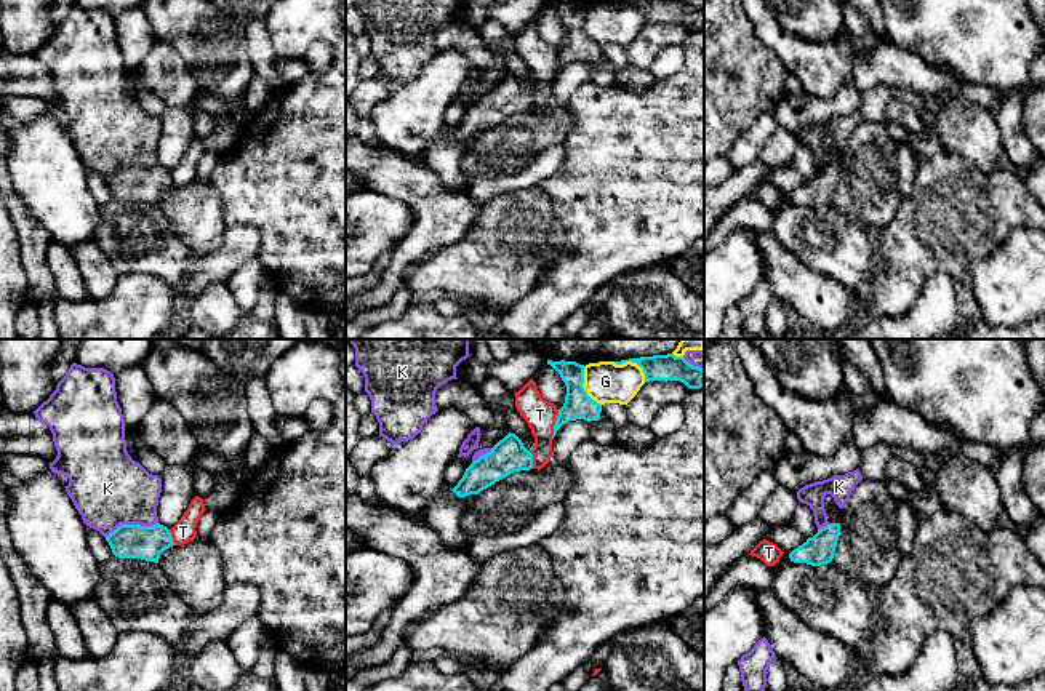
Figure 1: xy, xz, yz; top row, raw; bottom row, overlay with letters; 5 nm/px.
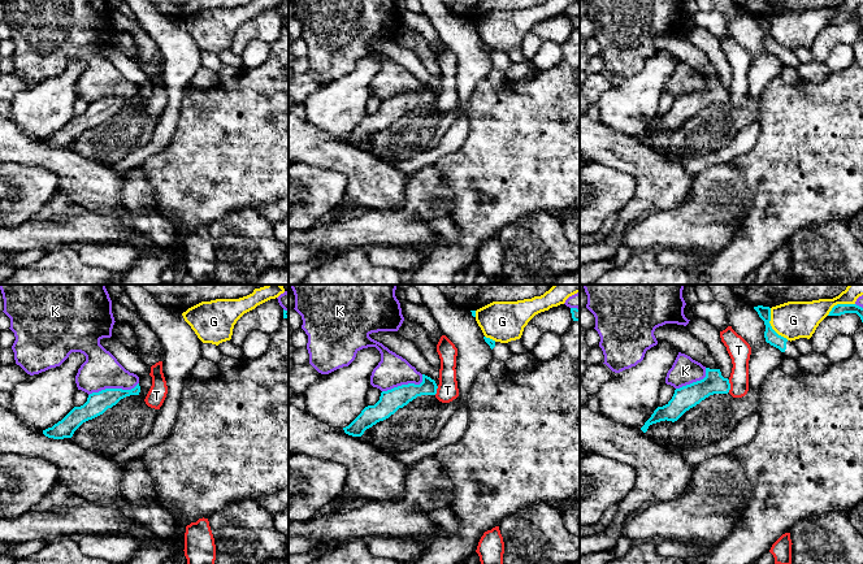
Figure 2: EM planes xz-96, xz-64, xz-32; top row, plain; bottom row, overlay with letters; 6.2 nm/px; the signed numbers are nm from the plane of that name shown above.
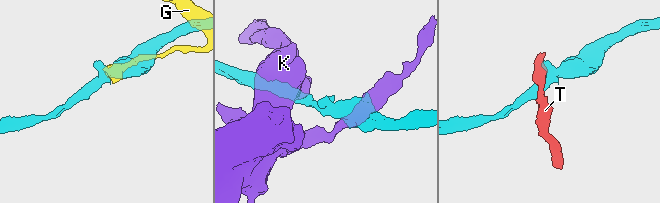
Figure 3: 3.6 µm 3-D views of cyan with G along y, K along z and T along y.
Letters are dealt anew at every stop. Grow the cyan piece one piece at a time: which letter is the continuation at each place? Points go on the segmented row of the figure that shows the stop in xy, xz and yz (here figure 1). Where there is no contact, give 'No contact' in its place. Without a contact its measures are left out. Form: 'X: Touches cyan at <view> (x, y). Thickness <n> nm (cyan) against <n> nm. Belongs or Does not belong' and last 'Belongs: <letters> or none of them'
G: Touches cyan at xz (583, 387). Thickness 140 nm (cyan) against 200 nm. Does not belong
K: Touches cyan at xy (130, 525). Thickness 180 nm (cyan) against 380 nm. Does not belong
T: Touches cyan at xz (556, 424). Thickness 140 nm (cyan) against 160 nm. Does not belong
Belongs: none of them

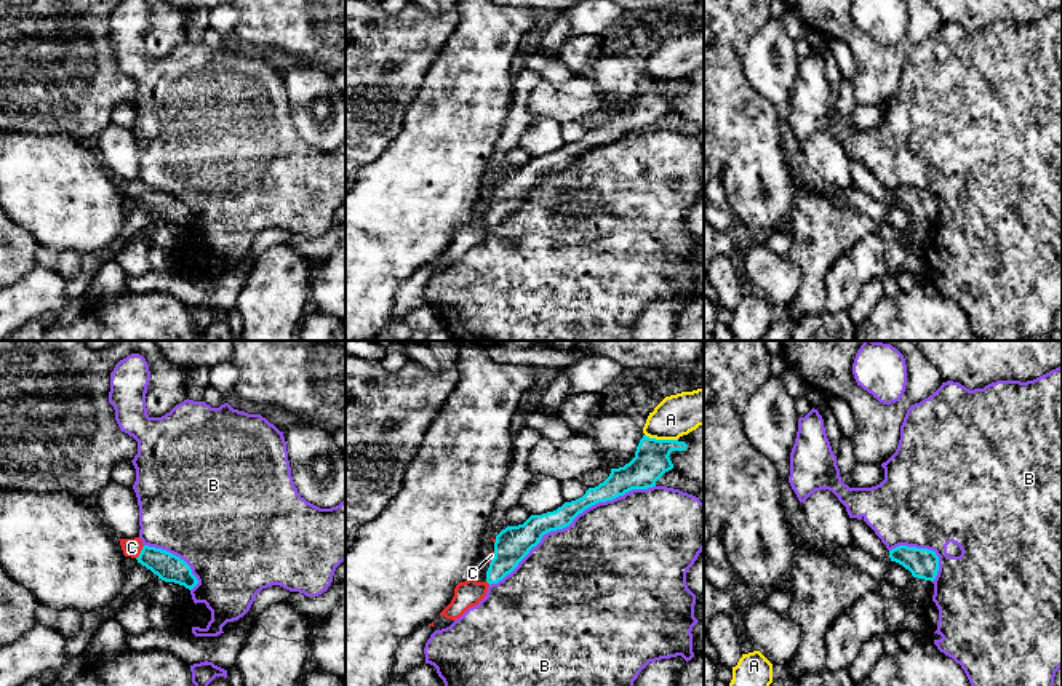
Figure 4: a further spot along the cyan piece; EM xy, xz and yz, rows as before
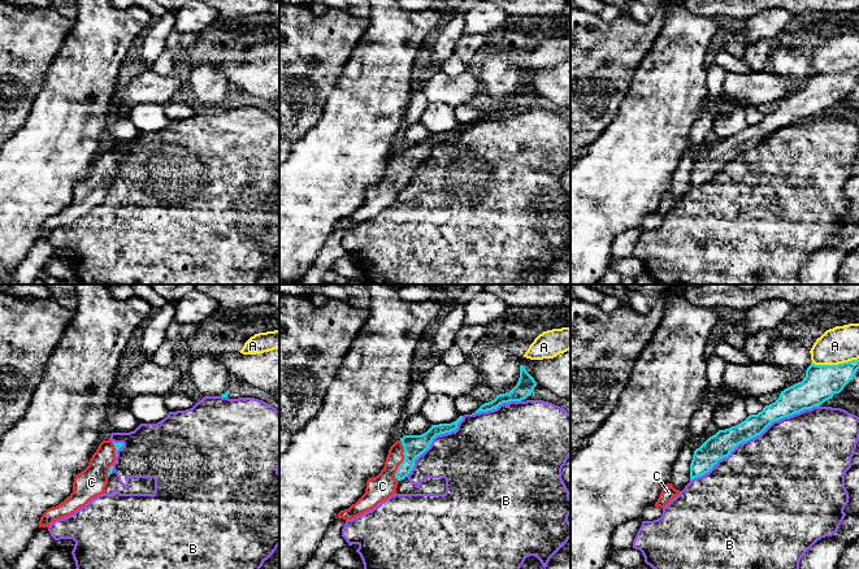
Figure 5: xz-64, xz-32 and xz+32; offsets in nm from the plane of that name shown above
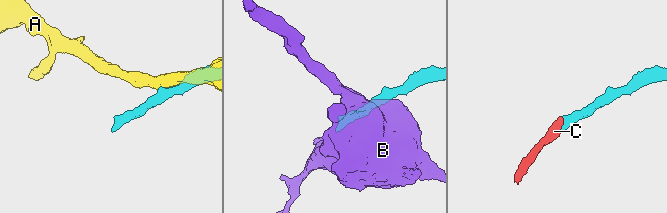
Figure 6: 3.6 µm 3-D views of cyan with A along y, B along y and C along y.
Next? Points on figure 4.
A: Touches cyan at xz (661, 440). Thickness 180 nm (cyan) against 200 nm. Does not belong
B: Touches cyan at xz (570, 523). Thickness 140 nm (cyan) against 500 nm. Does not belong
C: Touches cyan at xy (141, 552). Thickness 140 nm (cyan) against 100 nm. Belongs
Belongs: C

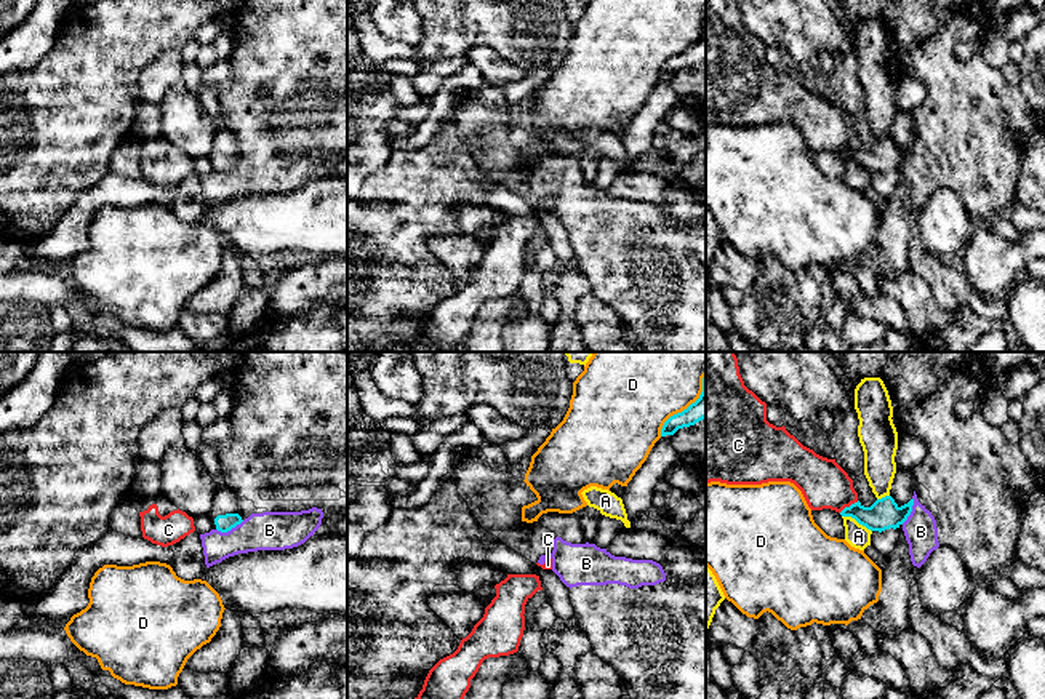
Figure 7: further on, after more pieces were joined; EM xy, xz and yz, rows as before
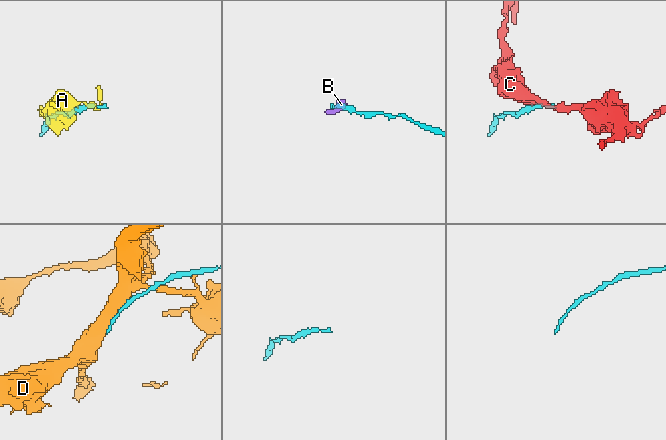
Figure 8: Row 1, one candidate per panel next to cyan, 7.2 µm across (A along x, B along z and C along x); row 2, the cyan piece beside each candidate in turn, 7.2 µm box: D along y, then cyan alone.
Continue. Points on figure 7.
A: Touches cyan at yz (856, 520). Thickness 160 nm (cyan) against 120 nm. Does not belong
B: Touches cyan at xy (229, 530). Thickness 90 nm (cyan) against 190 nm. Does not belong
C: Touches cyan at yz (850, 506). Thickness 160 nm (cyan) against 240 nm. Does not belong
D: Touches cyan at xz (687, 408). Thickness 110 nm (cyan) against 480 nm. Does not belong
Belongs: none of them

